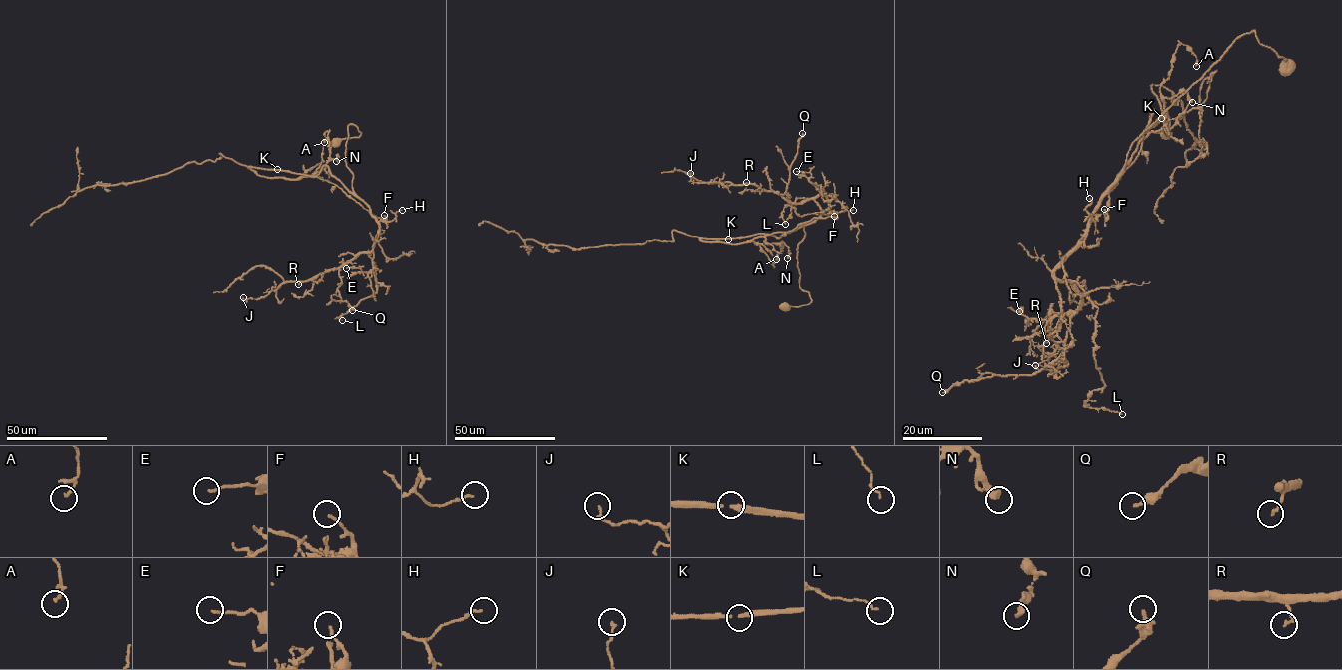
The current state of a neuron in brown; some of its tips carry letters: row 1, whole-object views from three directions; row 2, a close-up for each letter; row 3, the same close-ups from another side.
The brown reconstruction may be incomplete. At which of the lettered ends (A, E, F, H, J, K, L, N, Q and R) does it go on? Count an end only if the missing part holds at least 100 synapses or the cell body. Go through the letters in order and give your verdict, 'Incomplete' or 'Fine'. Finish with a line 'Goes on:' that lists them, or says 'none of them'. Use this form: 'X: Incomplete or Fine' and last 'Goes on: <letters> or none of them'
A: Fine
E: Fine
F: Fine
H: Fine
J: Fine
K: Fine
L: Fine
N: Fine
Q: Fine
R: Fine
Goes on: none of them

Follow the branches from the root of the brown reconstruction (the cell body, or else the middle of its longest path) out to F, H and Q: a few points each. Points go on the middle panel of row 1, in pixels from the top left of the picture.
F: (785, 306), (811, 302), (800, 287), (797, 261), (807, 224), (781, 237), (768, 234), (834, 216)
H: (785, 306), (811, 302), (799, 284), (797, 248), (805, 235), (804, 227), (825, 210), (853, 210)
Q: (785, 306), (811, 302), (797, 248), (829, 207), (823, 191), (800, 202), (785, 193), (802, 133)

